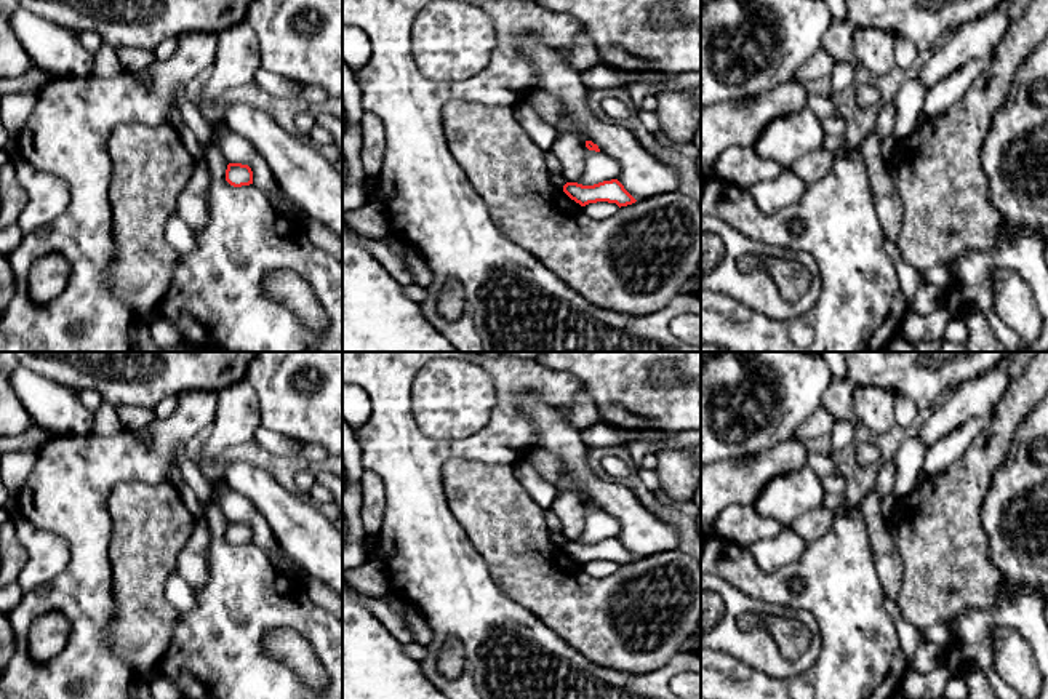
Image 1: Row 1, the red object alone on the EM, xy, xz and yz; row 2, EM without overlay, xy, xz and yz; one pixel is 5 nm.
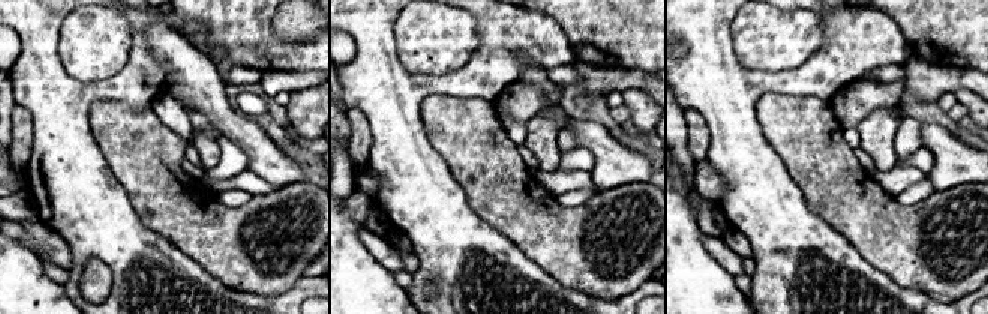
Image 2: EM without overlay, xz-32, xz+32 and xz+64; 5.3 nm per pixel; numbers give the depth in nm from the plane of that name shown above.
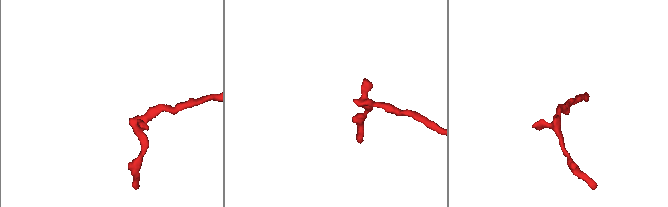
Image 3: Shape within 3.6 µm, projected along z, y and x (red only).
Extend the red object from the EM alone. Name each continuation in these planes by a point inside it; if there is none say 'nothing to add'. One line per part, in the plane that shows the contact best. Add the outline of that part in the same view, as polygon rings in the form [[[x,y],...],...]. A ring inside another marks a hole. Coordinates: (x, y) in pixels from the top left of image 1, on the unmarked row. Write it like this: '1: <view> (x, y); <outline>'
nothing to add

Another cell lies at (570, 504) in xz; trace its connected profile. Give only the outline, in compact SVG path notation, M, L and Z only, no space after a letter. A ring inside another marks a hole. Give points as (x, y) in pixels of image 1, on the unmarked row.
M571 485L557 489L552 512L560 518L566 541L576 541L586 528L586 497Z

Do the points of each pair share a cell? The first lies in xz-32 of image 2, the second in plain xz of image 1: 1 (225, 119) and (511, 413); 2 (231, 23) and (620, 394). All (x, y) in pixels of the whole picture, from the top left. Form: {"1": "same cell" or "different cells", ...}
{"1": "different cells", "2": "same cell"}

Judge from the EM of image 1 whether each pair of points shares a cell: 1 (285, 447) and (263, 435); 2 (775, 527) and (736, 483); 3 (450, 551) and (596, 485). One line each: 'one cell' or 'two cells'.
1: one cell
2: two cells
3: two cells

